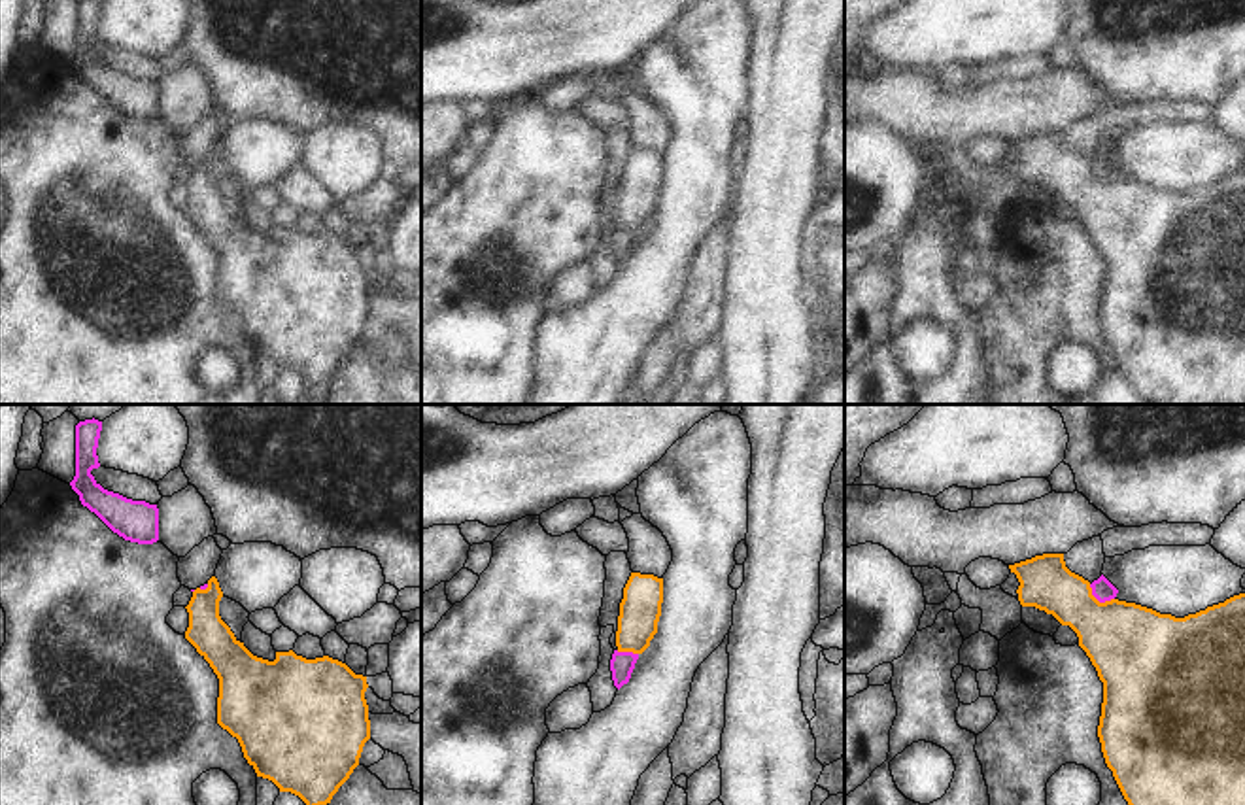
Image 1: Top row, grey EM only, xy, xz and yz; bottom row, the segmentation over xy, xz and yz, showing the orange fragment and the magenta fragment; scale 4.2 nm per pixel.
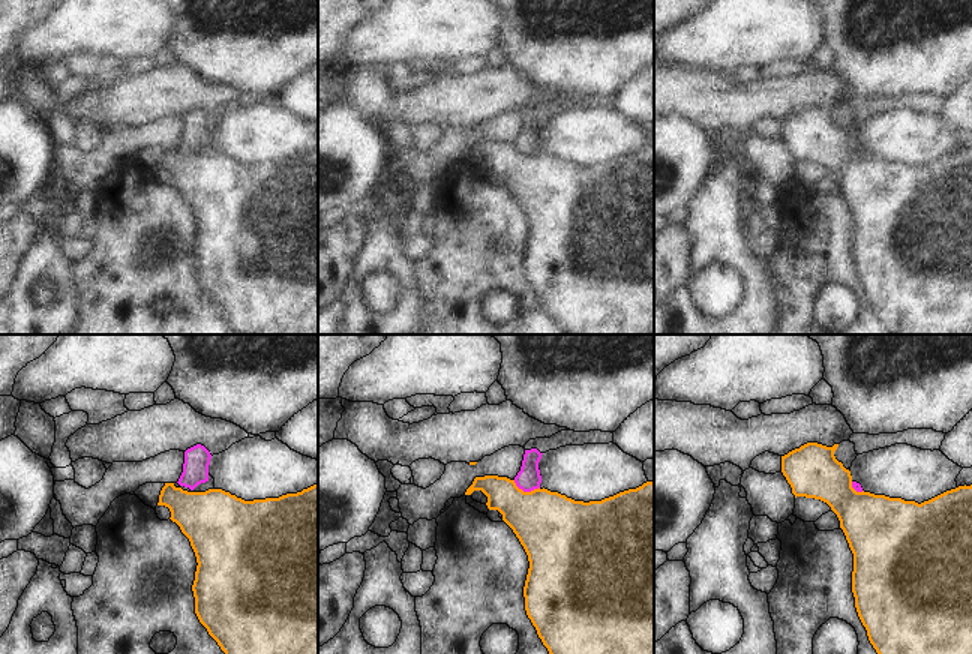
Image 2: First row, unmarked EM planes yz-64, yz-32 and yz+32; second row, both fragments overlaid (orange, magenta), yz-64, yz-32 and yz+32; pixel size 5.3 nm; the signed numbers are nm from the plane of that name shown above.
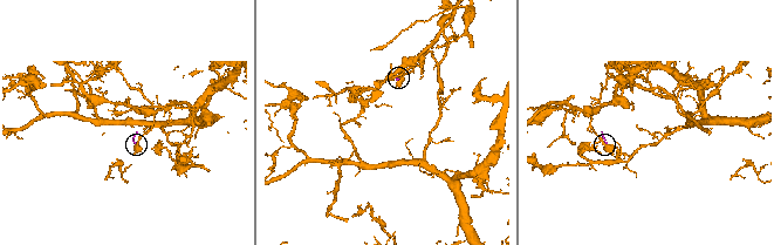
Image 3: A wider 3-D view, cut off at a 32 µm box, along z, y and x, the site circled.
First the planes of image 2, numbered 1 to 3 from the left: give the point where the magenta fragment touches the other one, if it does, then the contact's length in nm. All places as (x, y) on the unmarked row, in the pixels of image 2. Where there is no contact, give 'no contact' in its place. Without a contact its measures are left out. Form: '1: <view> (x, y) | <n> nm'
1: no contact
2: yz-32 (525, 156) | 150 nm
3: yz+32 (854, 153) | 90 nm

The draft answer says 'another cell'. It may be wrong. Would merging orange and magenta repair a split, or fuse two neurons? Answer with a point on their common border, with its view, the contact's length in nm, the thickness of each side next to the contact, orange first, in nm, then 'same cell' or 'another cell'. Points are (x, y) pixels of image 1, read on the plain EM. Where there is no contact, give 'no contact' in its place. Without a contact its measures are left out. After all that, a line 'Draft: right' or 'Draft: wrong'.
yz (1096, 176) | 130 nm | 360/90 nm | another cell
Draft: right

